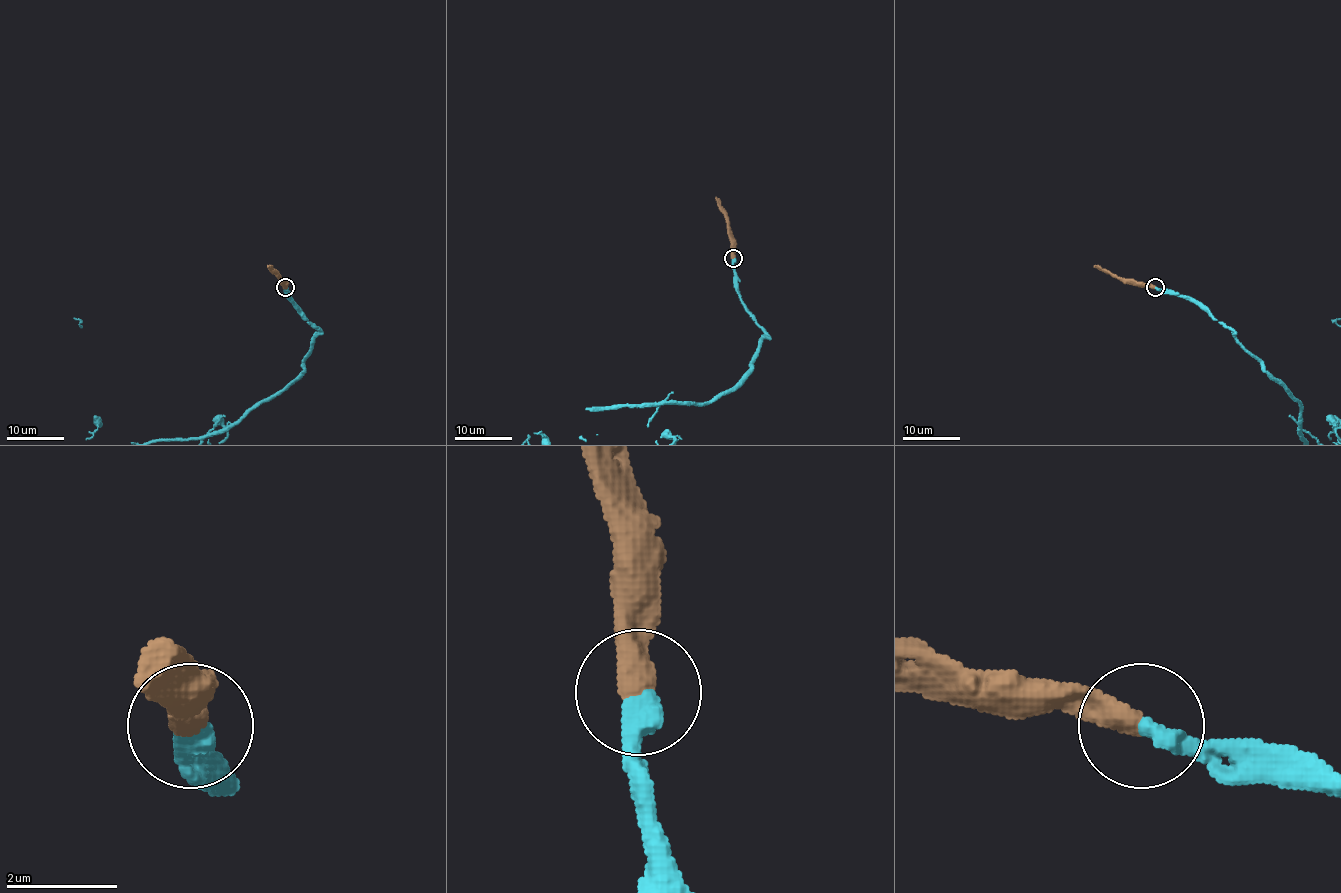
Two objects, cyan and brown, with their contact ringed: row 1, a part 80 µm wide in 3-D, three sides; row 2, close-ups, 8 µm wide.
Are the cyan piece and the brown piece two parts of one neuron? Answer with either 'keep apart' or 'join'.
join

